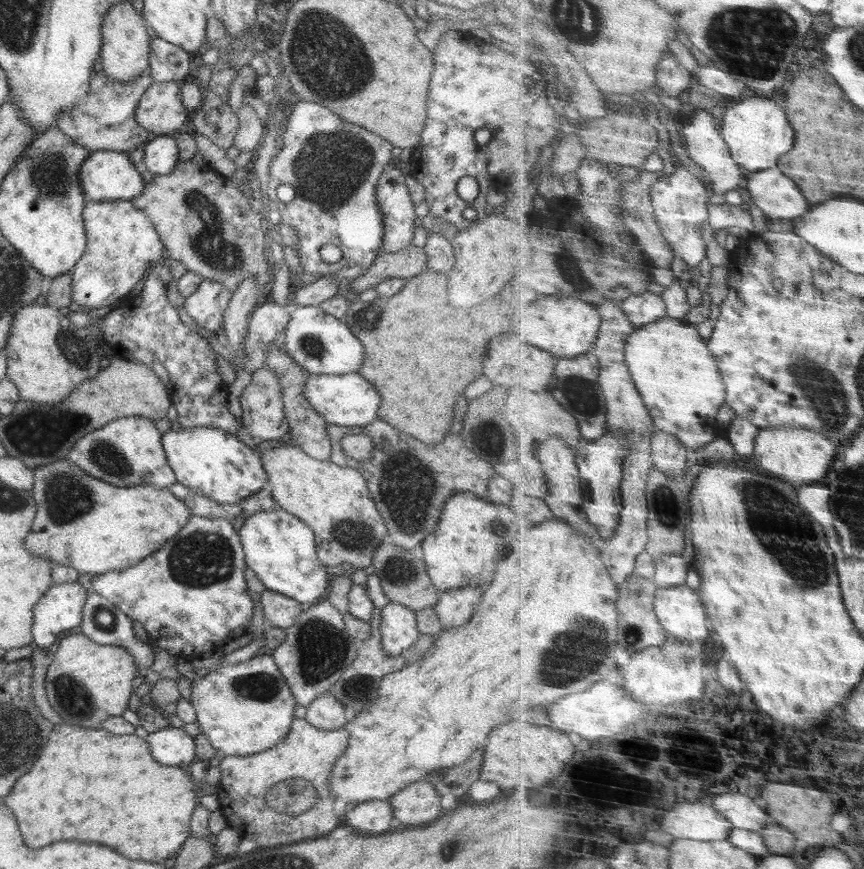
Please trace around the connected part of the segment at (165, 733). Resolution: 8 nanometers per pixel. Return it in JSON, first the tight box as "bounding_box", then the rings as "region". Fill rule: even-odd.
{"bounding_box":[147,726,196,767],"region":[[[168,726],[151,732],[147,743],[154,760],[160,764],[182,767],[196,761],[195,737],[183,727]]]}

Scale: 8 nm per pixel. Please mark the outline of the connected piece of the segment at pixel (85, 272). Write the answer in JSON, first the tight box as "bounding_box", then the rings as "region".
{"bounding_box":[70,200,164,309],"region":[[[86,200],[82,213],[87,246],[70,272],[71,299],[87,309],[114,307],[126,299],[132,286],[142,279],[148,264],[164,252],[156,227],[145,212],[129,200],[96,202]]]}

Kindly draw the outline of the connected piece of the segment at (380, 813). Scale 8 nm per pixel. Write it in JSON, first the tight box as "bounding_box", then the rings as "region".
{"bounding_box":[342,800,395,832],"region":[[[371,800],[350,806],[342,816],[346,830],[362,832],[384,832],[390,824],[395,824],[390,814],[390,804],[382,800]]]}

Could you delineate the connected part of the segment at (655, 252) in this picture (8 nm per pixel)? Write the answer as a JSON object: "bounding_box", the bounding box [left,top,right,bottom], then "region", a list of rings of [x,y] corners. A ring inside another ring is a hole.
{"bounding_box":[623,170,674,269],"region":[[[666,170],[651,172],[645,171],[643,179],[640,181],[625,180],[623,187],[625,190],[625,198],[623,198],[623,217],[629,230],[636,237],[643,248],[647,252],[647,256],[652,259],[652,265],[658,268],[671,269],[674,266],[674,249],[662,234],[662,227],[659,223],[658,217],[655,215],[655,208],[653,206],[653,186],[666,174]]]}

